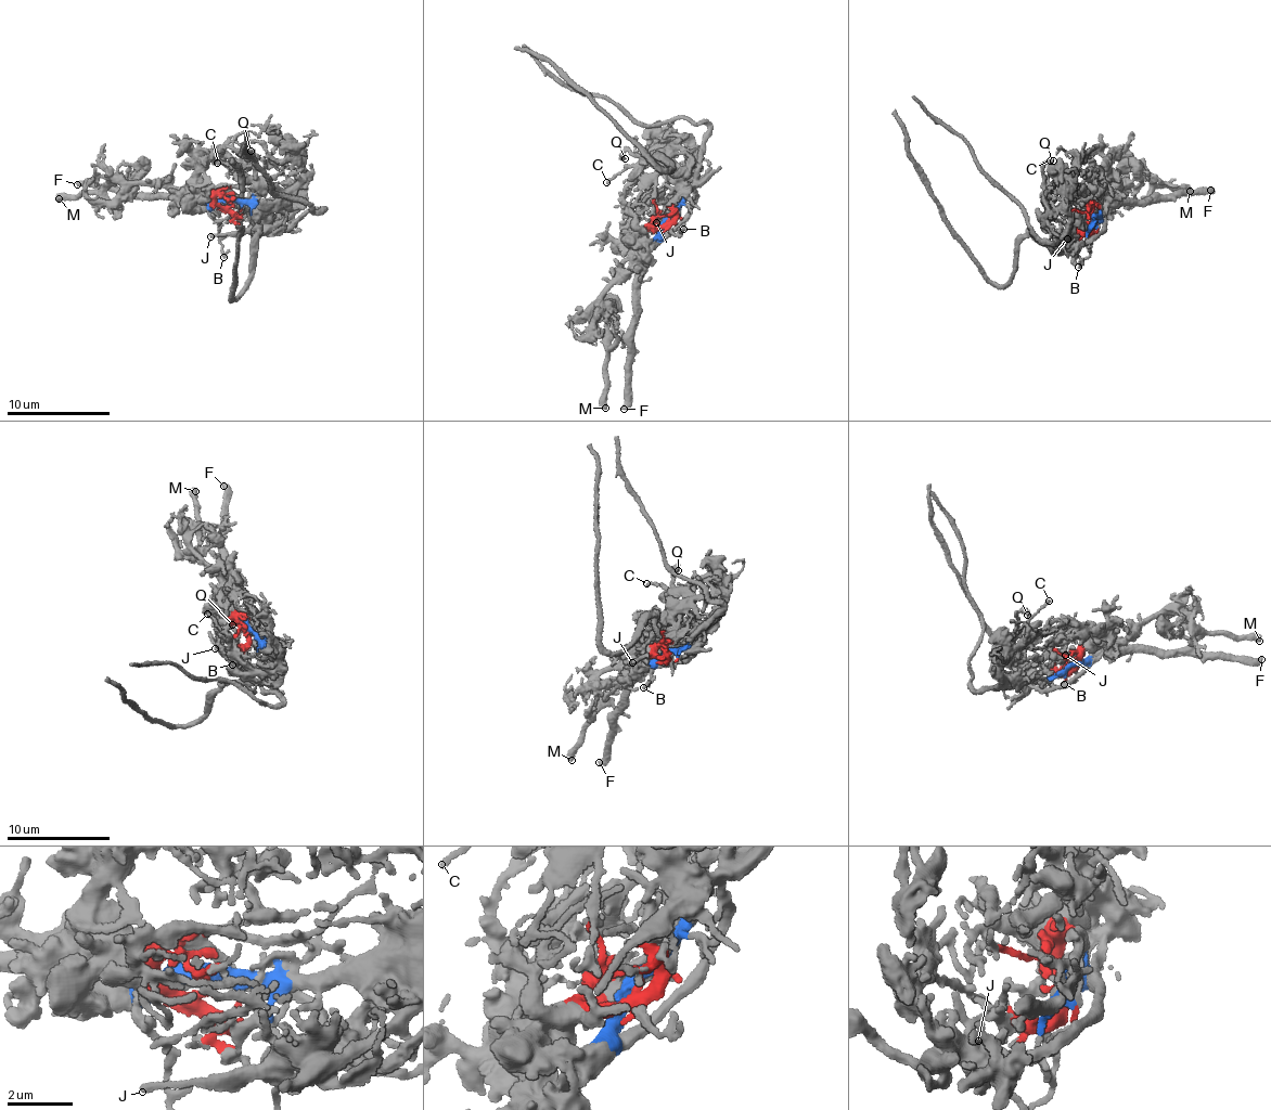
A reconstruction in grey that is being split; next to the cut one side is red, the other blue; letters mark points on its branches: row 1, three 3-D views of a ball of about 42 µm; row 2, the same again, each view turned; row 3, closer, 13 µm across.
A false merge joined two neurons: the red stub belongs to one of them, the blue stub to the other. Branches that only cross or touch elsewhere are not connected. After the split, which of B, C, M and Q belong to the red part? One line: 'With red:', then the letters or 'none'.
With red: B

